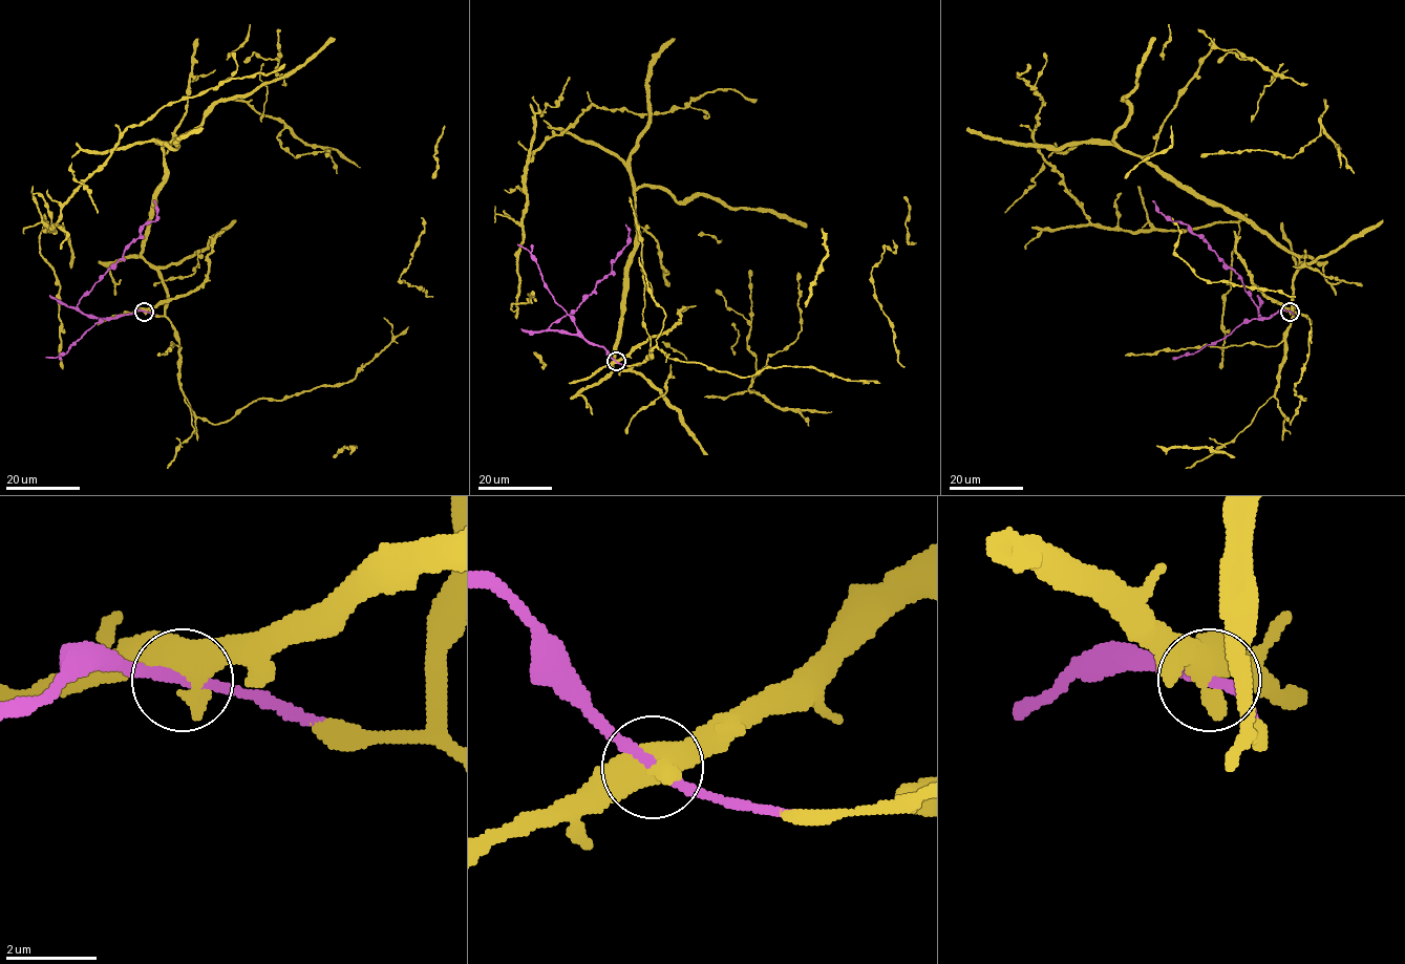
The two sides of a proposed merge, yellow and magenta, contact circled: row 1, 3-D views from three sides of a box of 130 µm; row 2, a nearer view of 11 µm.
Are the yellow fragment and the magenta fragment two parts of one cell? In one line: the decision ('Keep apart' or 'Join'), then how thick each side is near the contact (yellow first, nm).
Join. Thickness 600 nm (yellow) against 240 nm

